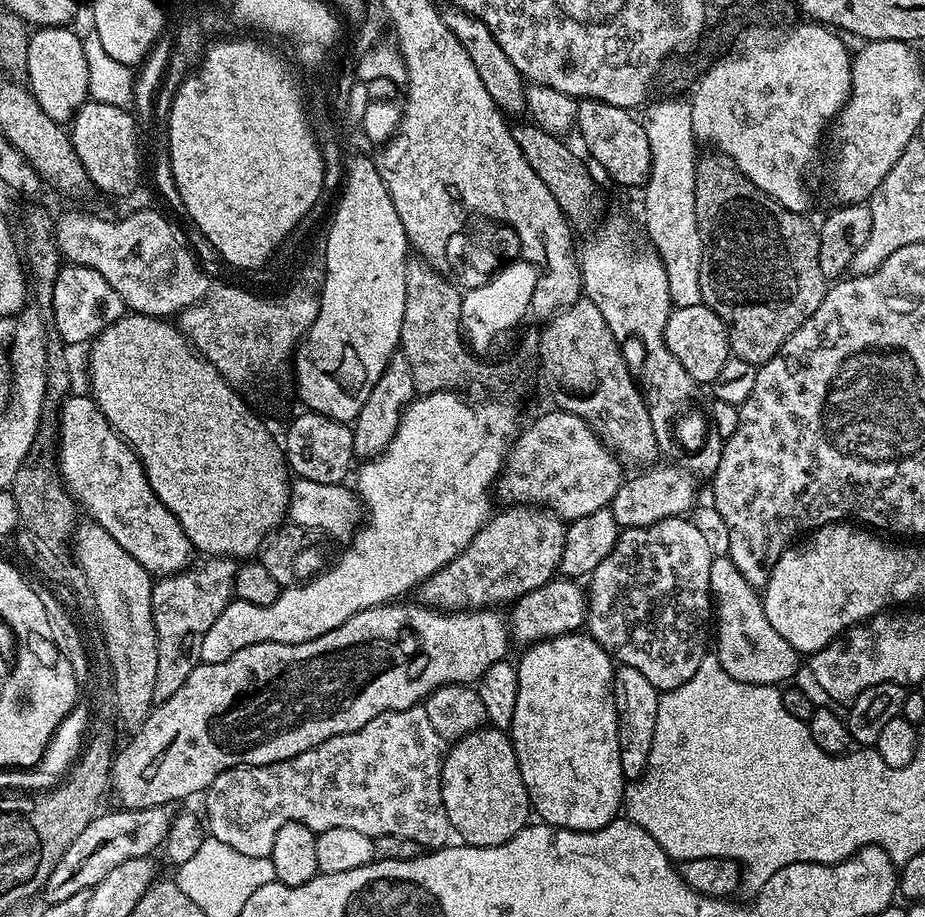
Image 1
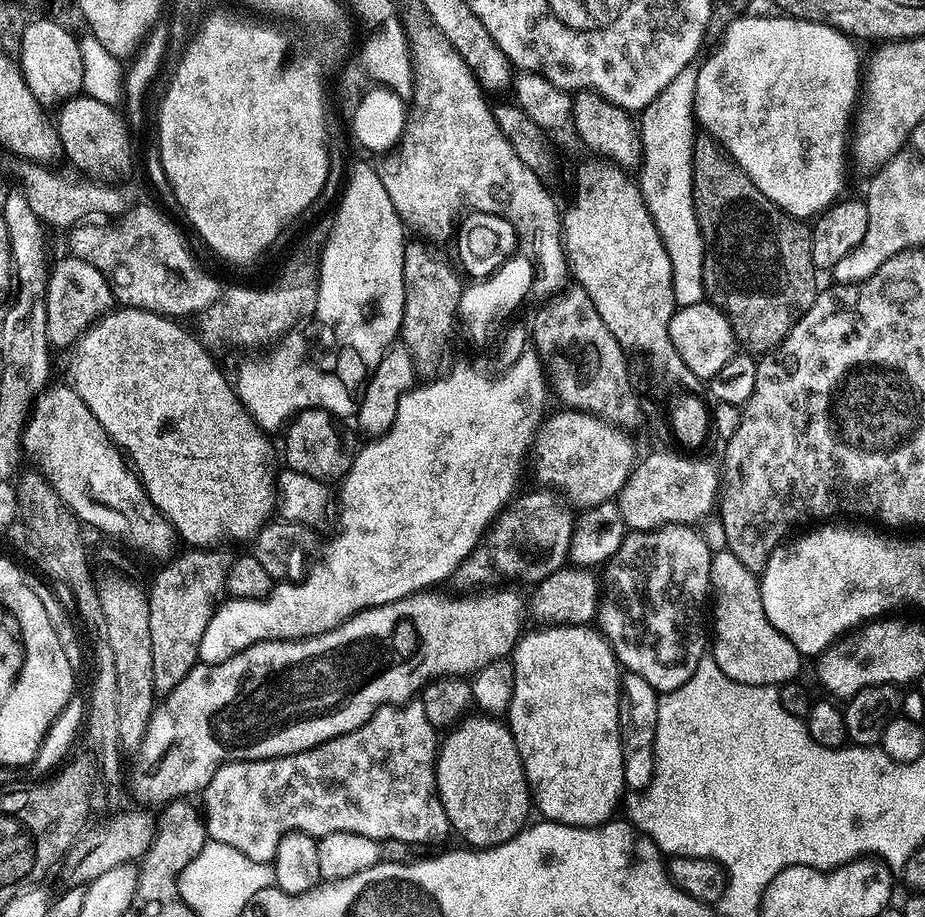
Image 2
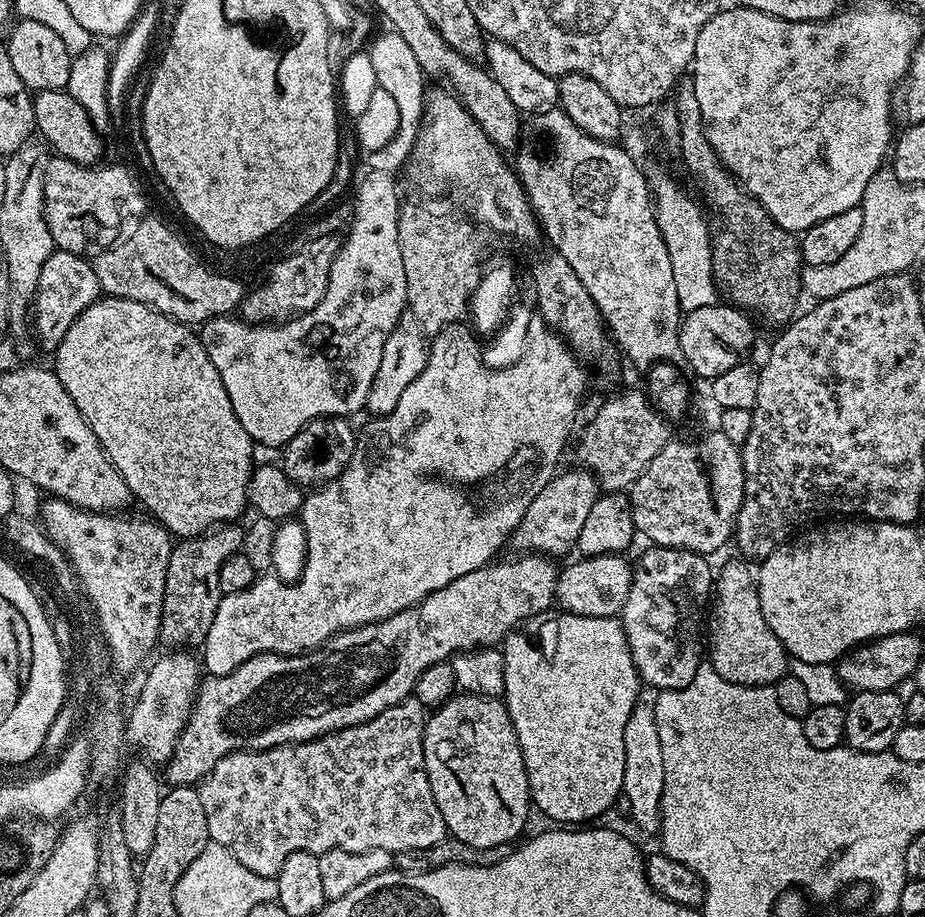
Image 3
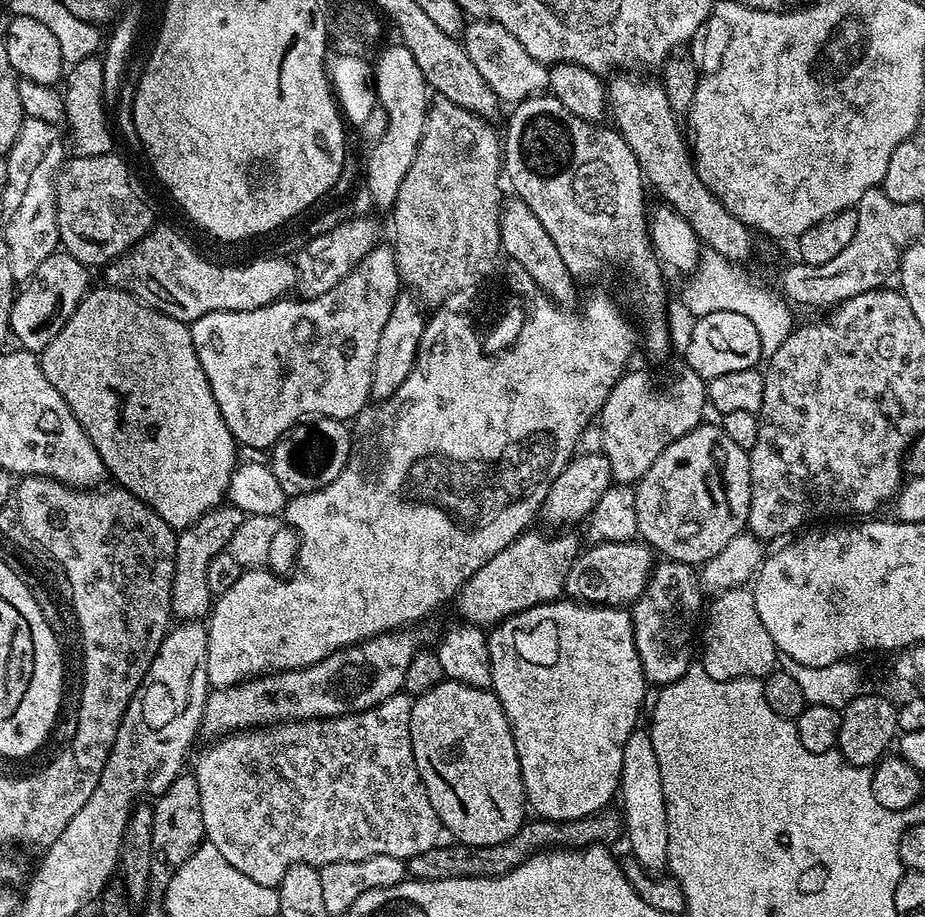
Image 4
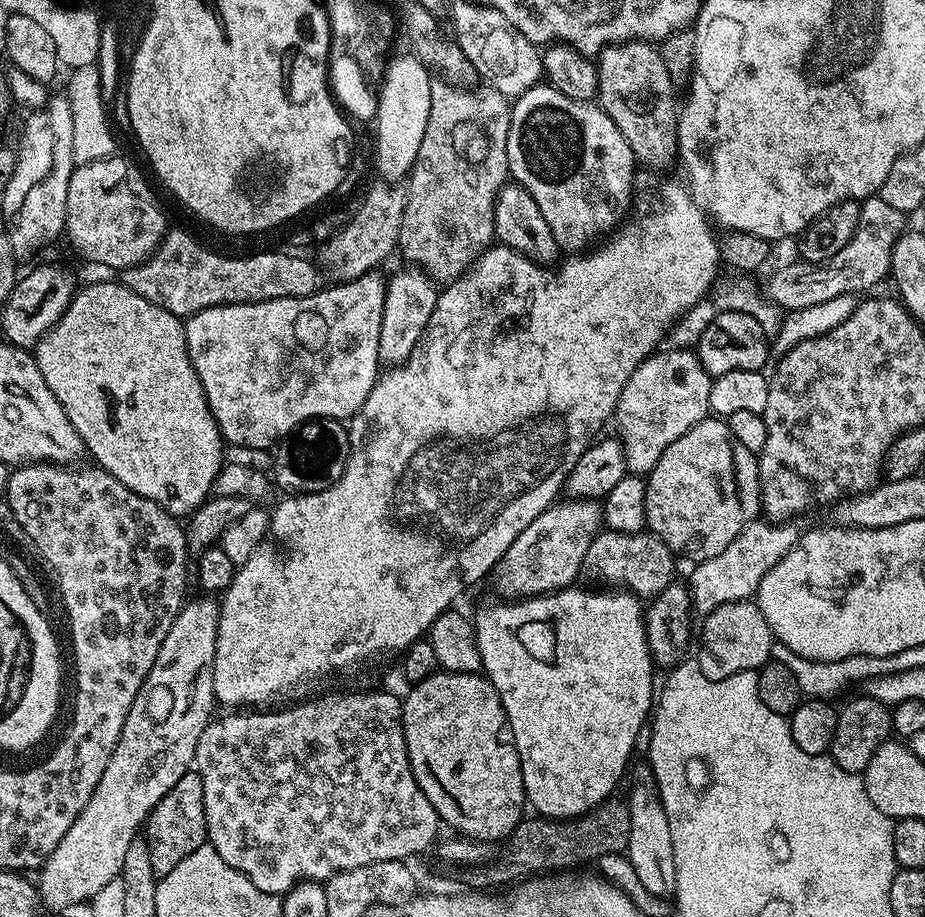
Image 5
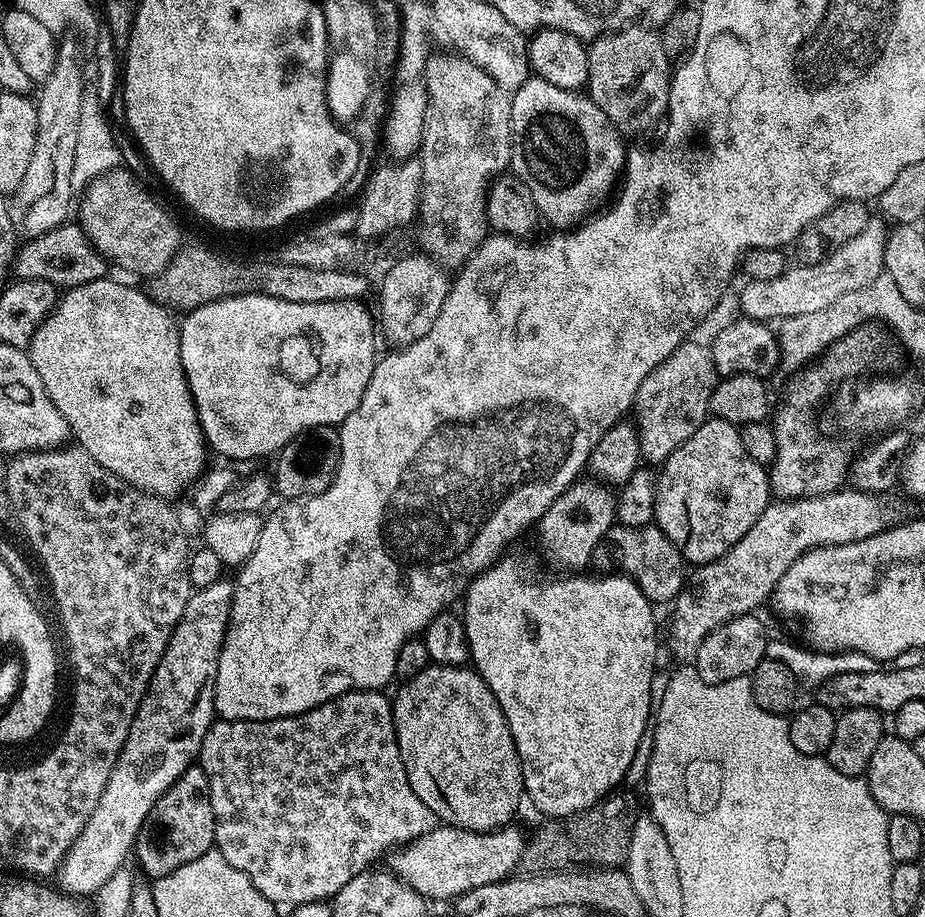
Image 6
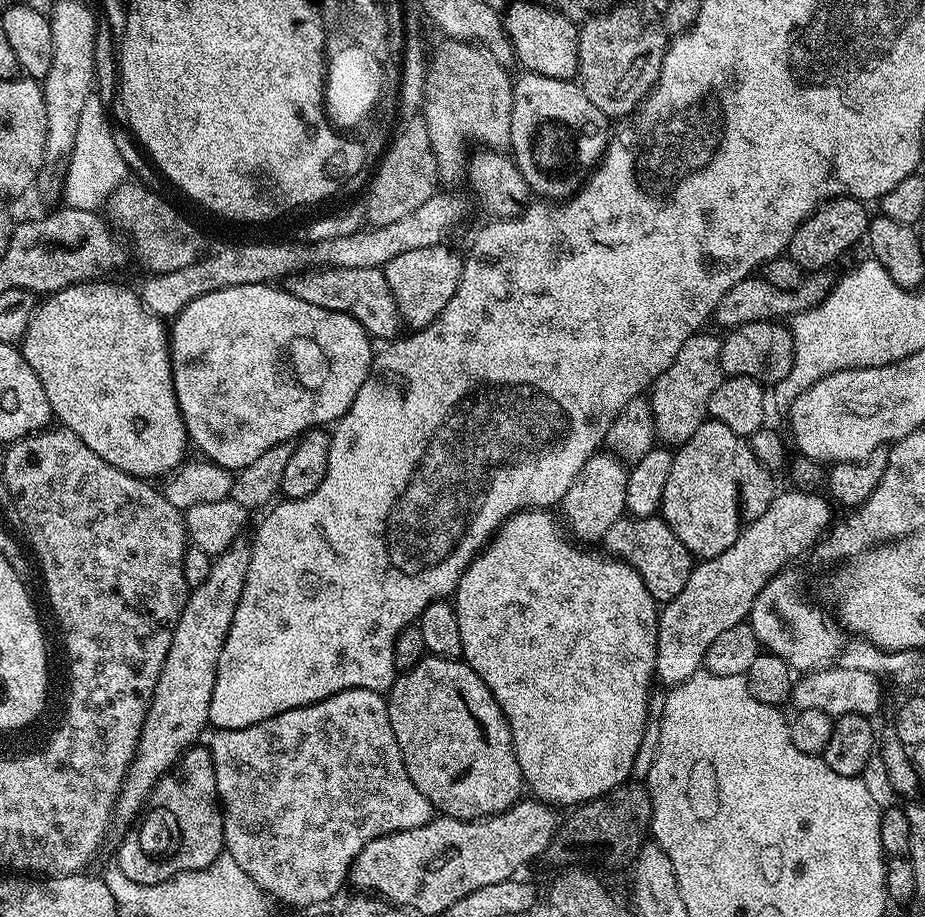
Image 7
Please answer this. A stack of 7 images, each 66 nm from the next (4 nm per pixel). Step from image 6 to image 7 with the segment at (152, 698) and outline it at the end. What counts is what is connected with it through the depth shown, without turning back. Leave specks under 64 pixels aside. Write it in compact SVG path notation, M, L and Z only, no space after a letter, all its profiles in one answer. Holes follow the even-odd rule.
M244 538L235 540L225 552L213 559L206 582L195 585L189 591L188 601L170 642L170 654L166 654L158 686L144 719L136 757L128 767L124 784L120 787L120 797L116 799L115 815L119 819L121 816L131 821L143 809L152 787L175 765L180 753L199 741L196 739L200 731L206 728L218 658L222 654L226 634L234 622L234 610L242 598L242 586L246 586L251 557L251 543Z

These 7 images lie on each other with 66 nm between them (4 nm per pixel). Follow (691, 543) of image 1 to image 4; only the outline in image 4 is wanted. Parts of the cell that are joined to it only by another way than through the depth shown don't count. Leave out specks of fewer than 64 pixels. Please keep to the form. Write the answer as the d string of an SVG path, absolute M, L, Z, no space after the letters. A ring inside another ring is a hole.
M664 558L653 567L646 590L630 608L634 642L645 681L652 683L653 680L656 686L669 684L682 678L694 663L692 643L698 640L698 625L706 604L704 596L706 592L701 585L699 571L693 565Z

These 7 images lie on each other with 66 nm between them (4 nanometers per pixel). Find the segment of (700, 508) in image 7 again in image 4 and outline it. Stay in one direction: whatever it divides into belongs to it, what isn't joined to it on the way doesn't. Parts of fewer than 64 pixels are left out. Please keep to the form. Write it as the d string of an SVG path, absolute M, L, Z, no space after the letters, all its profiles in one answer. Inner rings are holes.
M701 423L700 427L691 428L682 438L670 442L670 446L666 446L666 450L662 450L662 454L658 454L658 458L654 458L654 466L650 466L650 470L646 470L646 474L642 474L642 478L636 481L634 485L636 490L636 505L638 506L639 539L647 544L649 548L659 553L661 557L693 566L704 565L710 558L714 558L714 554L718 554L718 550L722 550L722 546L726 546L726 542L730 542L730 538L734 538L740 532L745 531L748 526L748 515L750 514L749 449L738 446L738 442L733 442L724 433L723 427L716 425L715 428L714 425L708 423Z

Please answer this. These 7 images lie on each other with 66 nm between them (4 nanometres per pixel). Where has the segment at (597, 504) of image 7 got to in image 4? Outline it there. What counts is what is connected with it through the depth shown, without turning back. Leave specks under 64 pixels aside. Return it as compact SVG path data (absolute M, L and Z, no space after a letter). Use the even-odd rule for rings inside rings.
M525 530L521 536L517 538L514 542L510 542L510 546L506 546L498 554L494 554L494 558L490 558L490 562L486 562L486 566L482 566L482 570L478 570L468 581L466 581L463 586L460 587L460 591L456 593L454 597L454 605L461 612L463 619L469 624L476 624L479 626L495 626L500 623L500 621L505 620L507 616L513 616L516 612L520 612L523 608L533 608L539 604L551 604L552 601L561 599L565 595L564 587L566 586L566 574L570 574L570 566L575 562L577 556L580 555L582 551L582 543L575 536L575 531L564 530L559 534L552 534L556 536L547 536L544 532L532 532L533 530Z

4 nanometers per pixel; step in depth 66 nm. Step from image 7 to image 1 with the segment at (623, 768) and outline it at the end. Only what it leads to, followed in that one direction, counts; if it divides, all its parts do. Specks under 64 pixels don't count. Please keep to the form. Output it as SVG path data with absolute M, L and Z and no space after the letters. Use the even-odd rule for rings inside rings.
M583 631L567 632L564 636L552 636L548 640L540 640L536 644L529 644L518 659L518 706L514 706L514 718L510 735L512 745L518 758L518 770L522 770L522 782L528 791L528 802L533 813L536 812L541 821L552 825L553 828L568 828L572 832L593 832L610 821L617 819L624 803L626 781L622 762L620 761L620 714L616 711L616 668L613 657L609 656L591 634Z

